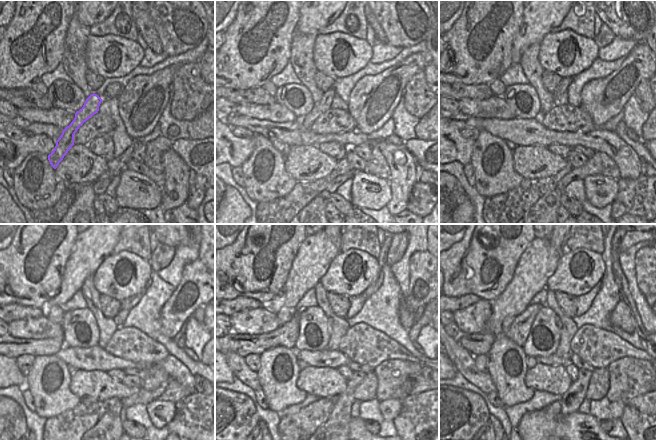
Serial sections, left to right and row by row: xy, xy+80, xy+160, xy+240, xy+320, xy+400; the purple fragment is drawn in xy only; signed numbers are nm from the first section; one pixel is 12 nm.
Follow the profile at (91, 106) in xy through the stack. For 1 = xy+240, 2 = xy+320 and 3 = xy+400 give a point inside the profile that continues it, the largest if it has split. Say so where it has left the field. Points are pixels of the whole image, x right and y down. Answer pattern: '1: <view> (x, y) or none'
1: xy+240 (127, 304)
2: xy+320 (375, 285)
3: xy+400 (615, 244)

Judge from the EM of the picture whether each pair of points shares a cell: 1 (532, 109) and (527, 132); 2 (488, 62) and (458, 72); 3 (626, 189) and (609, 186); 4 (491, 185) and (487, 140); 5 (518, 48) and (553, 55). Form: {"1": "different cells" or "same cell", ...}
{"1": "different cells", "2": "same cell", "3": "different cells", "4": "same cell", "5": "different cells"}

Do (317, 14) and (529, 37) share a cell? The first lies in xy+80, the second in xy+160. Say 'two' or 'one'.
one

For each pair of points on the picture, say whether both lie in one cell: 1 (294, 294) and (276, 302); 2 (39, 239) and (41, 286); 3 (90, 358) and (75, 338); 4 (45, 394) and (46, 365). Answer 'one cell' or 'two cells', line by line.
1: one cell
2: one cell
3: two cells
4: one cell

